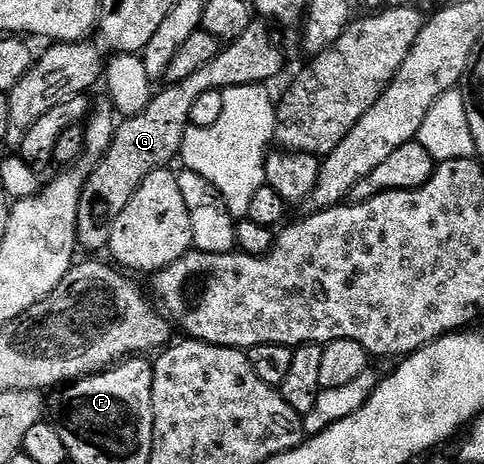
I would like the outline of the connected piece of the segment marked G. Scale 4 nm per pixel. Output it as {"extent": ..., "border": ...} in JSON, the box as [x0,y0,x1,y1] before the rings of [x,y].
{"extent":[76,21,284,251],"border":[[[253,21],[250,29],[242,33],[242,37],[233,43],[221,46],[218,57],[210,61],[198,73],[186,77],[186,81],[168,83],[153,94],[150,105],[142,109],[142,113],[129,115],[117,126],[108,151],[89,170],[88,180],[84,182],[82,197],[78,205],[78,225],[76,241],[81,248],[88,251],[108,251],[110,233],[114,229],[114,221],[118,221],[118,213],[130,205],[130,197],[138,193],[138,185],[146,181],[146,177],[154,170],[164,169],[168,163],[180,154],[180,146],[184,140],[184,131],[189,127],[190,109],[194,109],[194,101],[202,97],[202,93],[220,91],[225,87],[238,85],[271,84],[271,79],[280,75],[284,67],[284,51],[276,40],[276,35],[264,21]]]}

